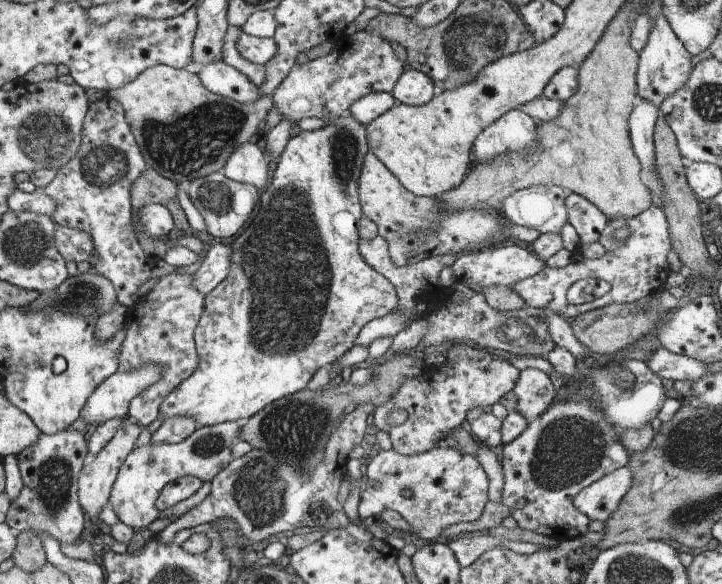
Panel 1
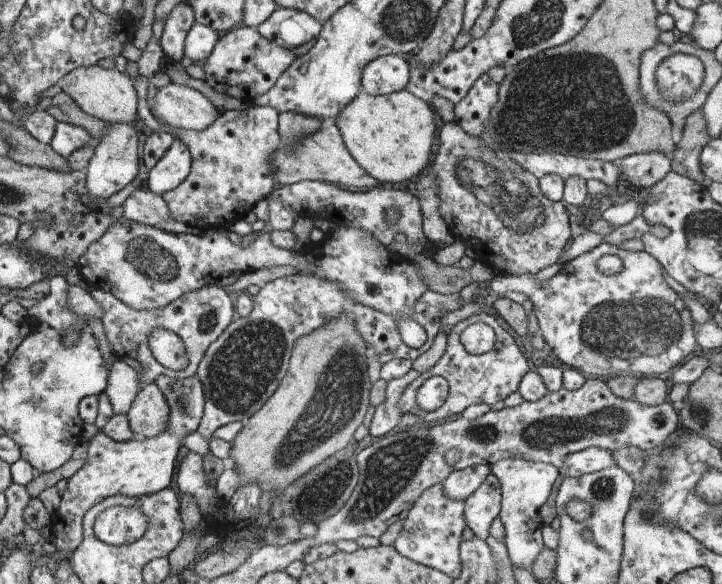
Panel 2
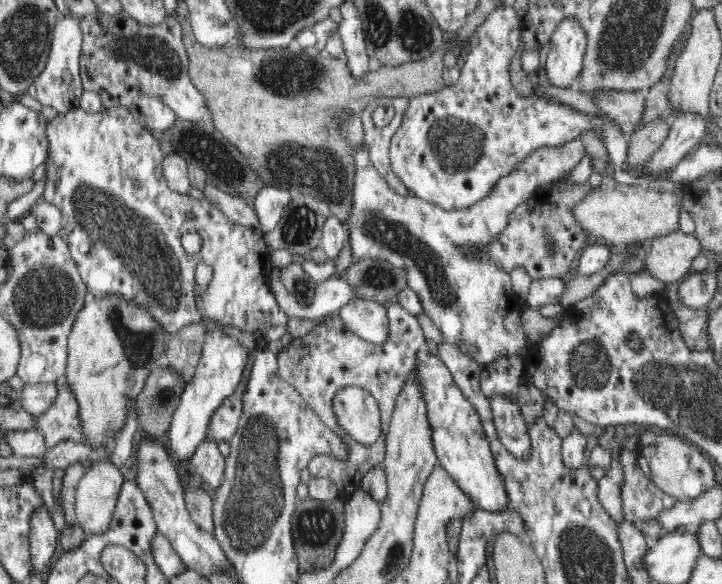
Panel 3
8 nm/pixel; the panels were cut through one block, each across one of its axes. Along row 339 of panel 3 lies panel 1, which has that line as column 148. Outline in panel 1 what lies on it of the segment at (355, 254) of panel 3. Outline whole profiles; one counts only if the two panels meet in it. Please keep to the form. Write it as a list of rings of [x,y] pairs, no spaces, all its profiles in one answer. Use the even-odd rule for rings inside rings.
[[[246,419],[218,423],[197,428],[180,444],[150,444],[135,448],[120,467],[118,478],[112,488],[109,504],[118,516],[120,524],[130,528],[145,529],[159,518],[156,500],[168,483],[184,476],[196,476],[202,482],[211,481],[233,460],[232,449],[239,439],[240,430]]]

